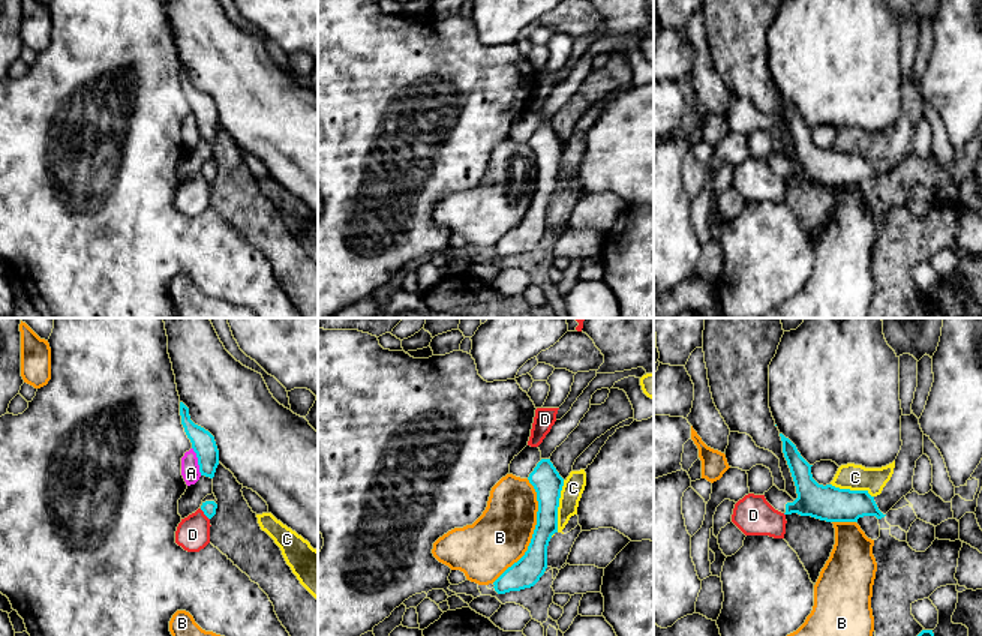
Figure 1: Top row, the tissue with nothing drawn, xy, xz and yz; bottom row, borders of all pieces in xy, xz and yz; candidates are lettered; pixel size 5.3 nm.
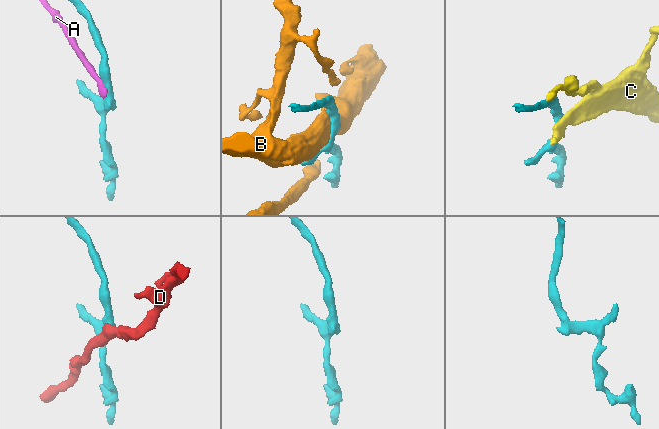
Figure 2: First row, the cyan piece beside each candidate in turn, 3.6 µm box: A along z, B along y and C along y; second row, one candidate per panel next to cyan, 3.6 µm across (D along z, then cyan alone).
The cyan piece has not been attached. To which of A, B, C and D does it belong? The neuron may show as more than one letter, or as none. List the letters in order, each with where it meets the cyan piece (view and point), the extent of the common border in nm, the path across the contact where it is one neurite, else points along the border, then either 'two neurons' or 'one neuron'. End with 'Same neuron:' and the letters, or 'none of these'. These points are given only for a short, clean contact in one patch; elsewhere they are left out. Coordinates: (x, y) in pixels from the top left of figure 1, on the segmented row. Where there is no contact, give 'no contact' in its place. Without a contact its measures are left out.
A: contact xy (198, 461); length 160 nm; two neurons
B: contact xz (534, 533); length 600 nm; two neurons
C: contact xz (558, 506); length 280 nm; two neurons
D: contact xy (204, 513); length 80 nm; border xy (200, 509), (209, 519); two neurons
Same neuron: none of these

